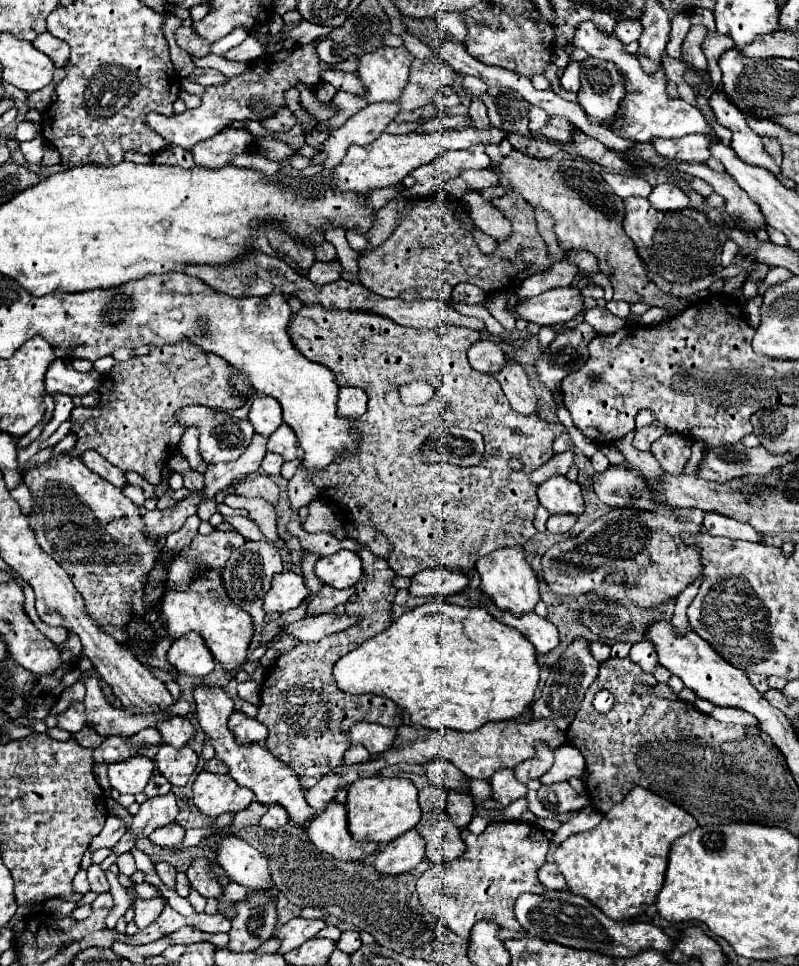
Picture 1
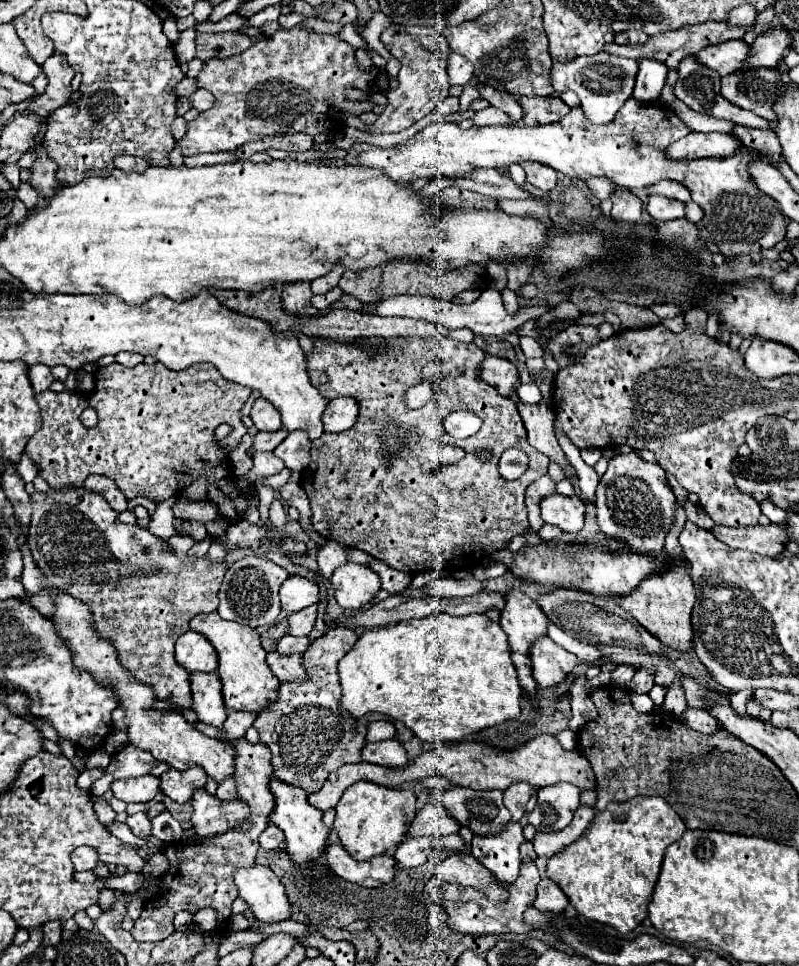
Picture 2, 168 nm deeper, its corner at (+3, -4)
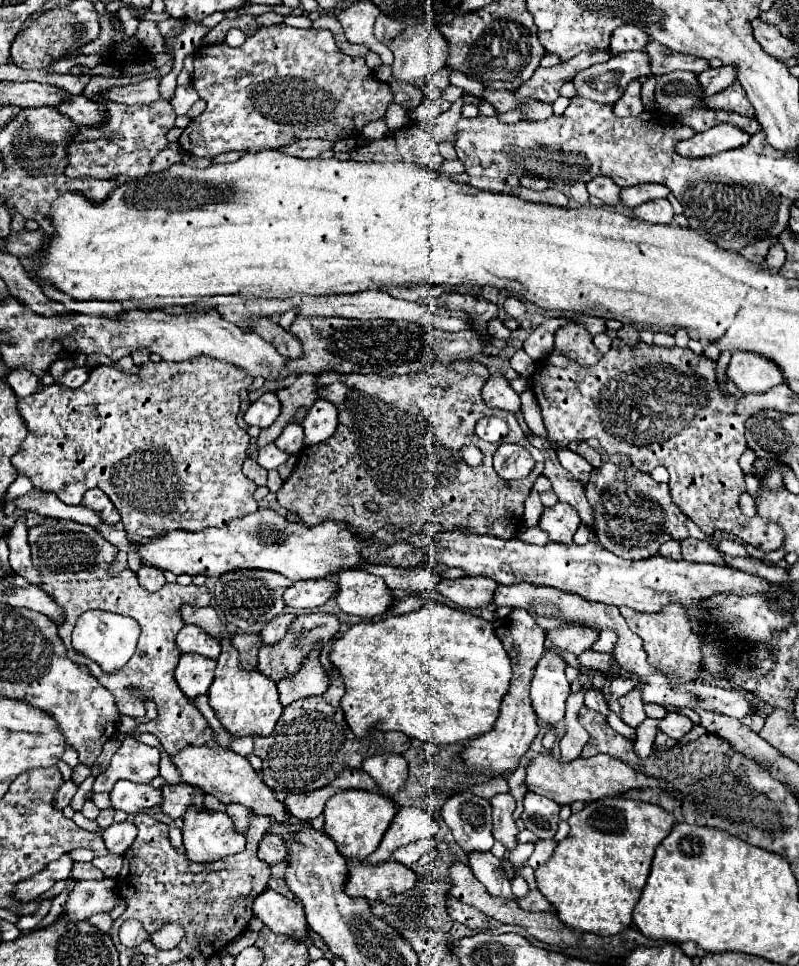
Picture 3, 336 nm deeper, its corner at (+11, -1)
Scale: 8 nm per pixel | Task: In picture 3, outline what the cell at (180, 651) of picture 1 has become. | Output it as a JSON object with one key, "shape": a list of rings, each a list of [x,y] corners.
{"shape":[[[183,626],[183,630],[177,634],[177,648],[181,652],[195,652],[215,660],[221,652],[221,642],[199,626]]]}

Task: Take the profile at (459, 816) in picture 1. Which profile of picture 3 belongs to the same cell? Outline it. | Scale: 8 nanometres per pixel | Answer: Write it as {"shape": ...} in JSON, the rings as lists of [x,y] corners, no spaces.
{"shape":[[[401,808],[389,830],[385,832],[381,846],[365,860],[367,864],[383,864],[387,860],[391,860],[391,854],[403,846],[403,844],[411,844],[415,840],[423,840],[423,838],[431,838],[435,836],[439,830],[439,826],[429,818],[429,814],[421,808]]]}

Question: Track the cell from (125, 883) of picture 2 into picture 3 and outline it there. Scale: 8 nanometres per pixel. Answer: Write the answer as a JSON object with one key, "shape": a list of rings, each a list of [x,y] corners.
{"shape":[[[73,862],[73,872],[71,876],[75,880],[103,880],[103,872],[97,870],[93,864],[81,864],[81,862]]]}

